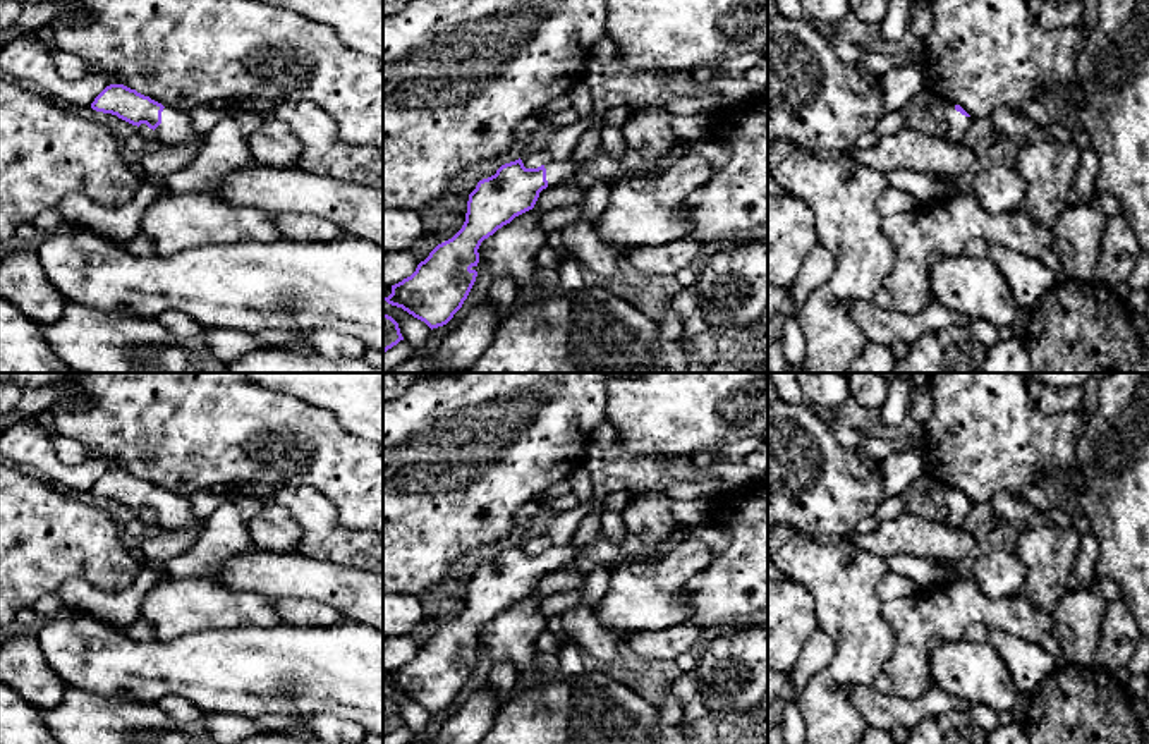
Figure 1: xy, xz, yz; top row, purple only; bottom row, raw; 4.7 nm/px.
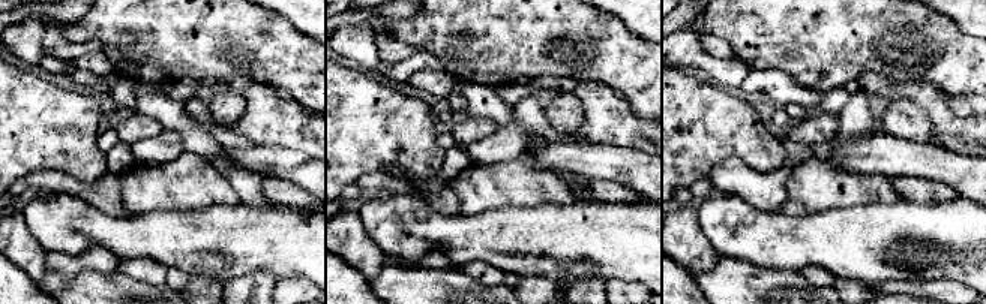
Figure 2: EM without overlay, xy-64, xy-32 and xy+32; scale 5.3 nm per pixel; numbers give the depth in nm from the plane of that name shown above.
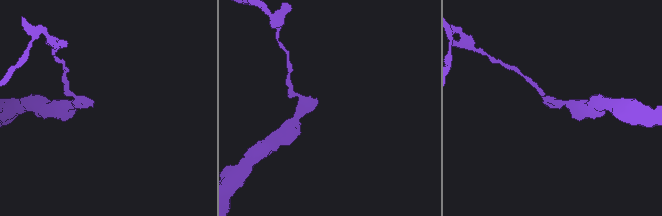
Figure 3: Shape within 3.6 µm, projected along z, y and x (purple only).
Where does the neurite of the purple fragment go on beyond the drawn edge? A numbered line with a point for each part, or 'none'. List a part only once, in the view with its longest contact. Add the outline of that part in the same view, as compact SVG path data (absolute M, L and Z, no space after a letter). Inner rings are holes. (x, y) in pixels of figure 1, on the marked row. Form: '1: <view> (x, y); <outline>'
1: xy (176, 126); M165 107L161 112L161 124L155 129L161 143L191 143L203 148L206 134L199 134L192 124L189 112Z

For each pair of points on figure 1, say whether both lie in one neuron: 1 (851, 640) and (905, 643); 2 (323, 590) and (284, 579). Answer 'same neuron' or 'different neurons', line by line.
1: different neurons
2: same neuron

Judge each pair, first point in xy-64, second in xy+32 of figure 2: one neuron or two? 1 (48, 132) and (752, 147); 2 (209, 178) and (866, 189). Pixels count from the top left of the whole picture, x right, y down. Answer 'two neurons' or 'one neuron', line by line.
1: one neuron
2: one neuron

